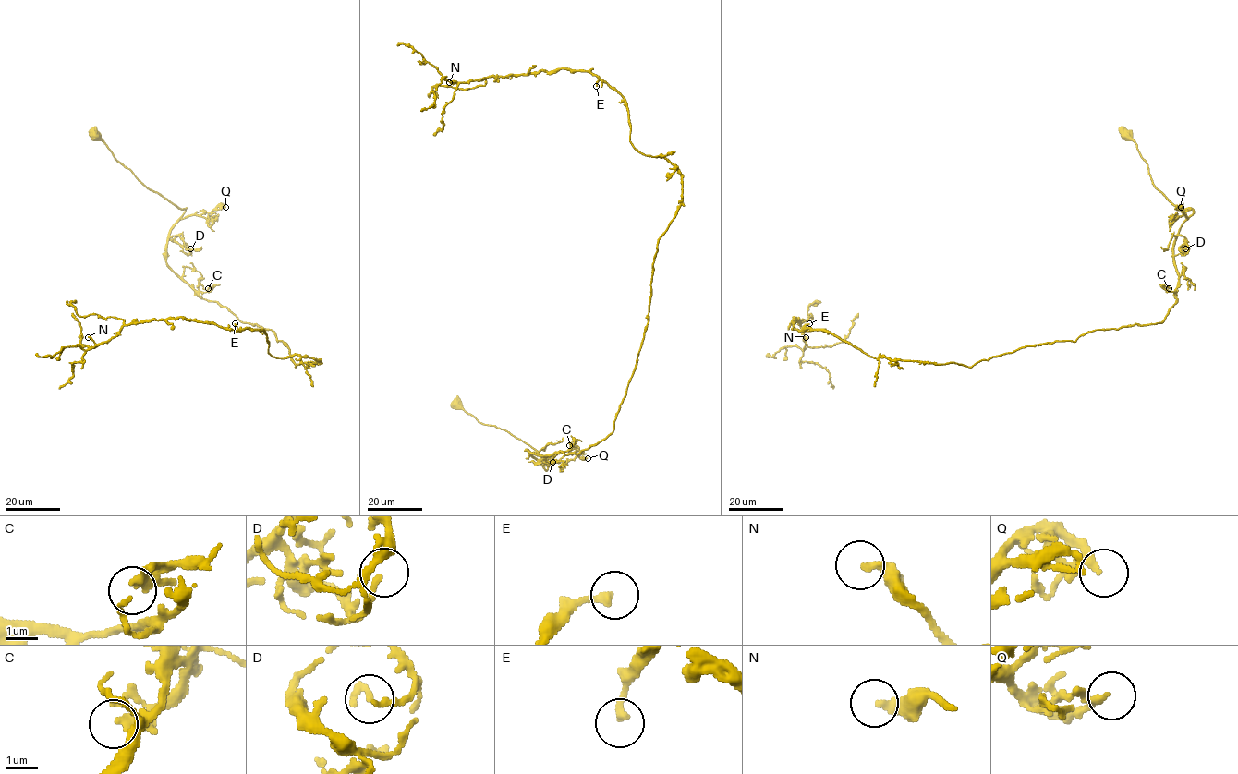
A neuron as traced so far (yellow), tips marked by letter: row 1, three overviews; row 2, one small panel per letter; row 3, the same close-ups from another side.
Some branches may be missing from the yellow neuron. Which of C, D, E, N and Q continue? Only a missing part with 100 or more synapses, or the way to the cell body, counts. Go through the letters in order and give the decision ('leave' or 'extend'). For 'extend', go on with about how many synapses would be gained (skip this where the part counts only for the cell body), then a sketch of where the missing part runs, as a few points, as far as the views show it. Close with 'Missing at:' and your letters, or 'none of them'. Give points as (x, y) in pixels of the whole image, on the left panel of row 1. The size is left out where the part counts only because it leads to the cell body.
C: leave
D: leave
E: leave
N: leave
Q: leave
Missing at: none of them

